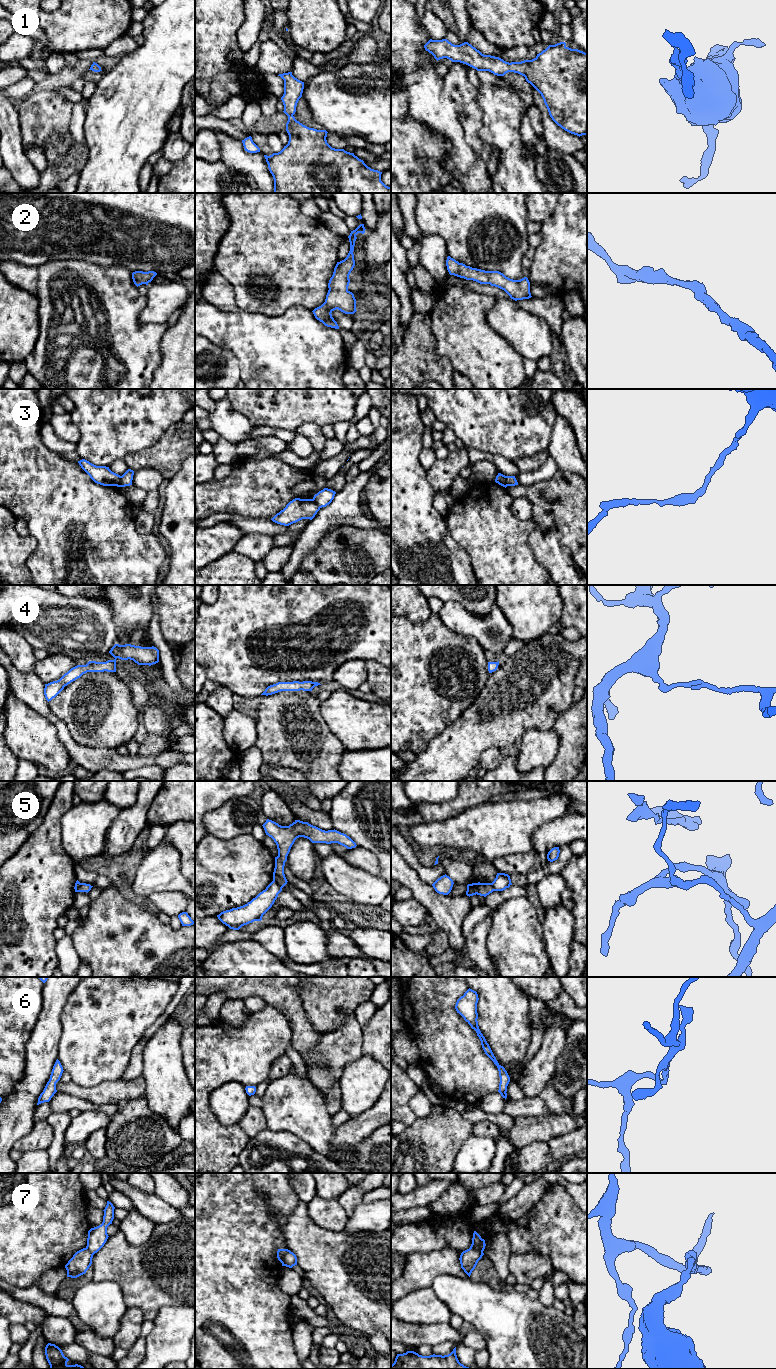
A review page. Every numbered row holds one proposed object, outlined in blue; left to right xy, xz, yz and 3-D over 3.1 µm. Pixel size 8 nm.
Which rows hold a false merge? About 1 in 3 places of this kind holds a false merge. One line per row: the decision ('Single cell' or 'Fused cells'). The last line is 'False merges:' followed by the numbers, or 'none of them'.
1: Single cell
2: Single cell
3: Fused cells
4: Single cell
5: Fused cells
6: Single cell
7: Fused cells
False merges: 3, 5, 7

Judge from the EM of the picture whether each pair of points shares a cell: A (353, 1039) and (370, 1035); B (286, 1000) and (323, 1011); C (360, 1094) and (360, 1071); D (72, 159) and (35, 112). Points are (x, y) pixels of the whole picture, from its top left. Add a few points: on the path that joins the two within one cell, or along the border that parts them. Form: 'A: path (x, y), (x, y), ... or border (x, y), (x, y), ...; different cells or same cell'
A: border (361, 1027), (363, 1054); different cells
B: border (298, 987), (303, 1010), (312, 1026); different cells
C: path (360, 1088), (360, 1077); same cell
D: path (66, 145), (65, 134), (49, 118); same cell

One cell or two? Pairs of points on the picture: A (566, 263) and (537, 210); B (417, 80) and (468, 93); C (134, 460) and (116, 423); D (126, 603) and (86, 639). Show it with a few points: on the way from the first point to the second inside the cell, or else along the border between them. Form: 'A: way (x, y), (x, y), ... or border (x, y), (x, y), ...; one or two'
A: border (557, 203), (556, 210), (541, 223); two
B: border (442, 79), (444, 90), (453, 100), (456, 107); two
C: border (152, 444), (146, 448), (130, 452), (122, 458); two
D: border (103, 602), (111, 614), (117, 638); two

